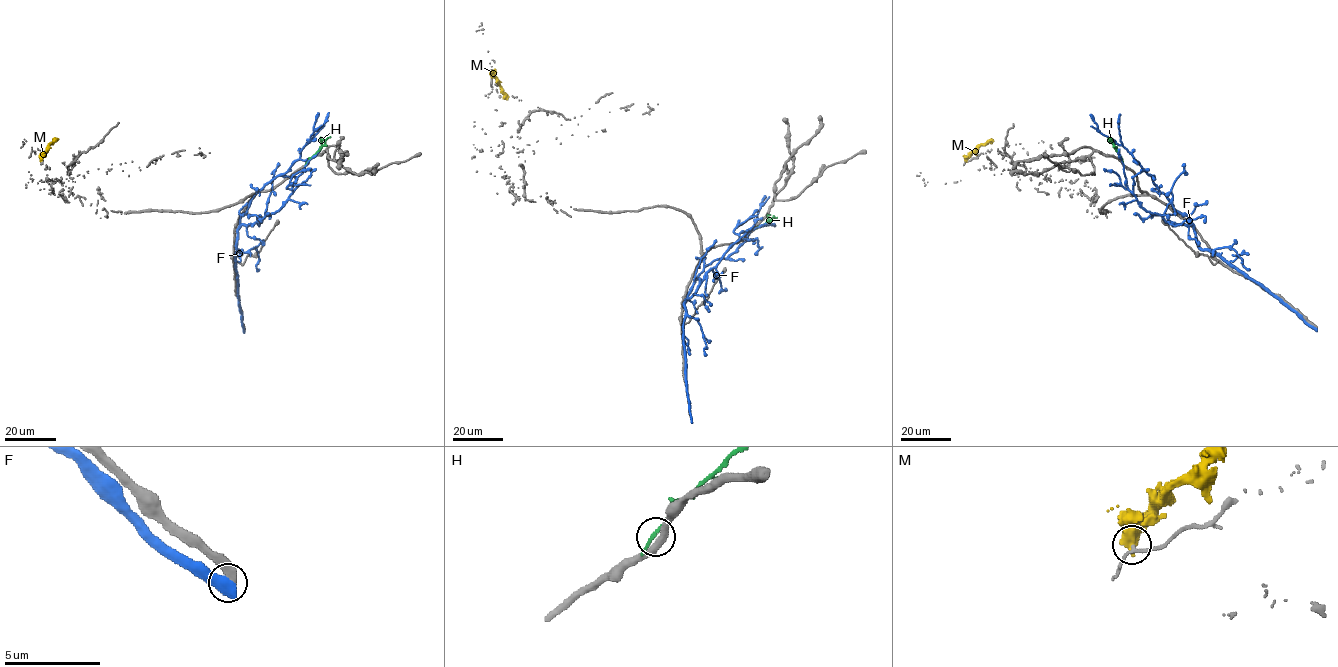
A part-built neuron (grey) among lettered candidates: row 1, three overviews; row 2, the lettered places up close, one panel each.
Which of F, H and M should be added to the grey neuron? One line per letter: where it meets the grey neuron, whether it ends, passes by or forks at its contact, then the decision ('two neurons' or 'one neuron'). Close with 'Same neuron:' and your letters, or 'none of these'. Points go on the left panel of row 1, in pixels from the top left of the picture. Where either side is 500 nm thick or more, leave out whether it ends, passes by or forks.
F: meets grey at (244, 330); two neurons
H: meets grey at (307, 163); it passes by; two neurons
M: meets grey at (41, 159); two neurons
Same neuron: none of these

